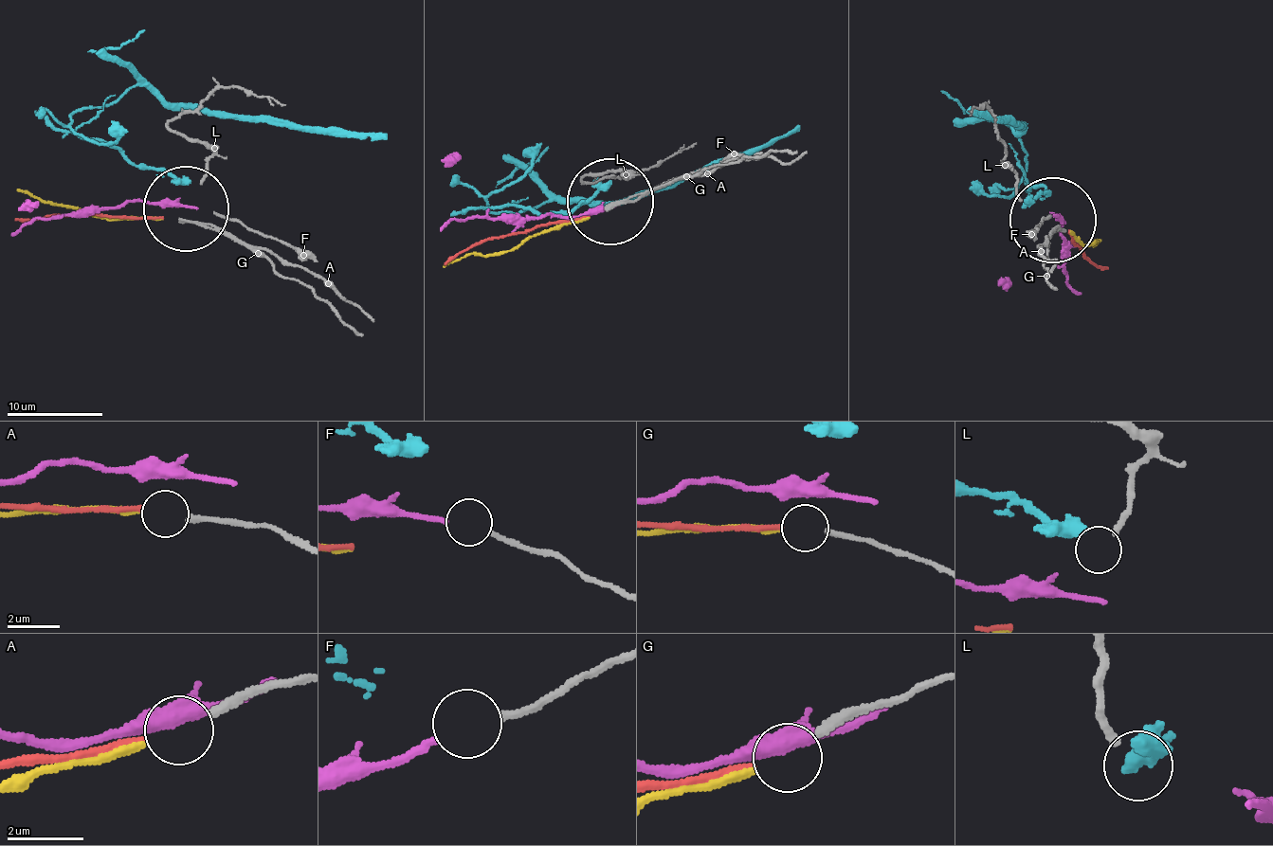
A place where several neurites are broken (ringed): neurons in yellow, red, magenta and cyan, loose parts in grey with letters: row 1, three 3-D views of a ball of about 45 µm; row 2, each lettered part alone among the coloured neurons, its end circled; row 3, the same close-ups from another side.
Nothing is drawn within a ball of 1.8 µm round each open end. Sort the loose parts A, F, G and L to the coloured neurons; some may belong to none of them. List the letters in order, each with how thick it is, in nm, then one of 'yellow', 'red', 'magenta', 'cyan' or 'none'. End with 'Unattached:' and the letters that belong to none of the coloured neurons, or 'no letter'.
A: 240 nm | yellow
F: 190 nm | magenta
G: 240 nm | red
L: 220 nm | cyan
Unattached: no letter

